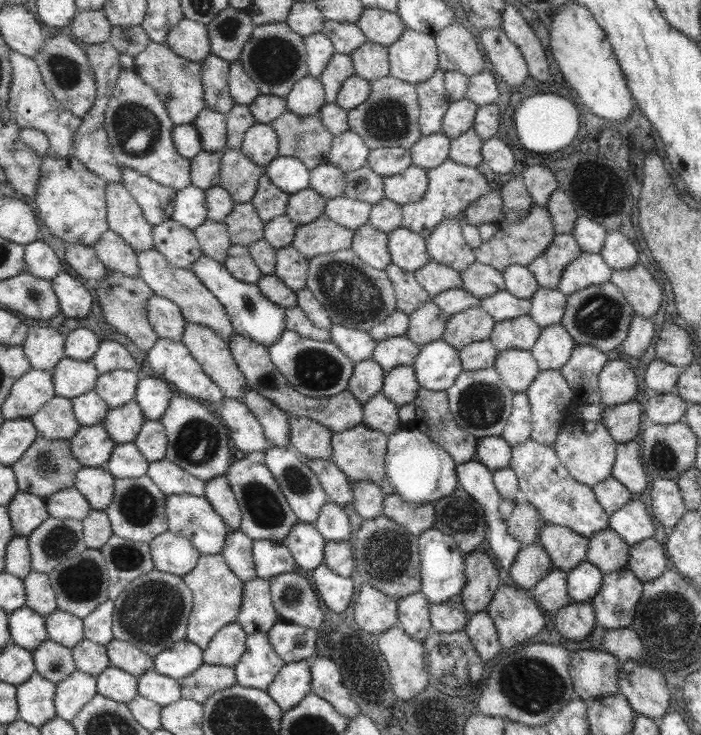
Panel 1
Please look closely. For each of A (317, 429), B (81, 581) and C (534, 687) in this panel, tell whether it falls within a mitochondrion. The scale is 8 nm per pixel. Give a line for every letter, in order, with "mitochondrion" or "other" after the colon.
A: other
B: mitochondrion
C: mitochondrion

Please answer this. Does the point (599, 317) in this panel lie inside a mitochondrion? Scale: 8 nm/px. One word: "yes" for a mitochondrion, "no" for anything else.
yes

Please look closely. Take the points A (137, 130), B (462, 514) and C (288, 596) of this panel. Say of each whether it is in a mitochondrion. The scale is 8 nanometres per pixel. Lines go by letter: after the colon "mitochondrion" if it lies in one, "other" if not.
A: mitochondrion
B: mitochondrion
C: mitochondrion

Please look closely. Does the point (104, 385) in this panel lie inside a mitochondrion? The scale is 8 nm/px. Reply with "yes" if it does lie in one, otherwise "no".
no

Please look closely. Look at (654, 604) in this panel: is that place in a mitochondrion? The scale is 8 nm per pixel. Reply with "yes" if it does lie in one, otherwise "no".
yes

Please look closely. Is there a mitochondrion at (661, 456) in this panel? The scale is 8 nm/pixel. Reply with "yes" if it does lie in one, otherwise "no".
yes

